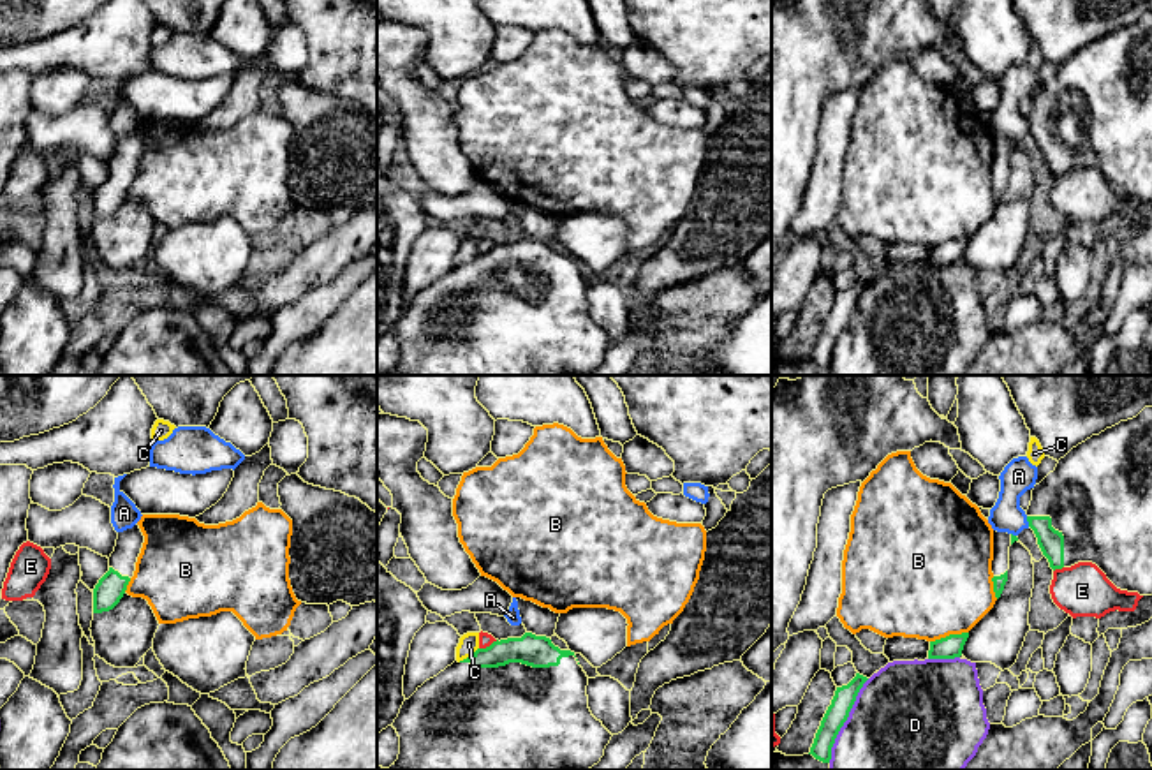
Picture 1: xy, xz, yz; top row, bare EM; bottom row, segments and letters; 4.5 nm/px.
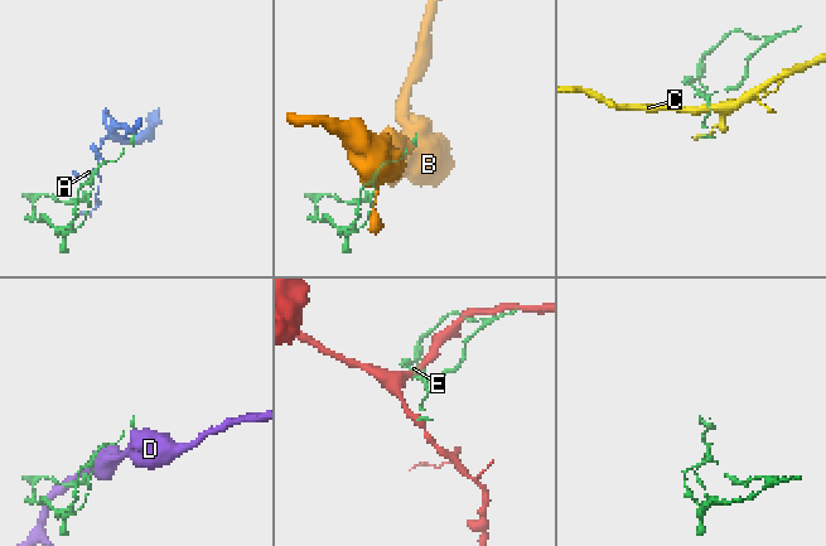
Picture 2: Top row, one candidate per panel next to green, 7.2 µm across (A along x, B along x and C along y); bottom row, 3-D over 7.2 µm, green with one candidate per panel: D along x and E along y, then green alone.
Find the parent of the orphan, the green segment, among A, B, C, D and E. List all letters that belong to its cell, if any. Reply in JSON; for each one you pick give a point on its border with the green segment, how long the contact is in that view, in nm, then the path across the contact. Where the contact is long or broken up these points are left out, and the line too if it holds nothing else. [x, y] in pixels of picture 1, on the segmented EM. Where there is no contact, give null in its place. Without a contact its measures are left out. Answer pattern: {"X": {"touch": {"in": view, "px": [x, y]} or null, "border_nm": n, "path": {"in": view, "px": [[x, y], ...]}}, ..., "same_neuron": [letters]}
{"same_neuron": []}

